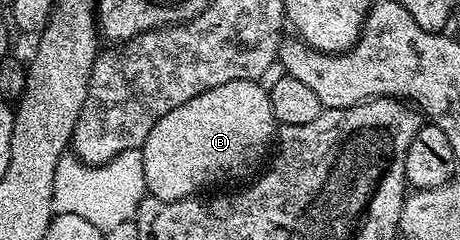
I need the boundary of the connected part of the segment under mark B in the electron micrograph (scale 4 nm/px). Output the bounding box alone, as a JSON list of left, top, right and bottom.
[140,78,279,202]

